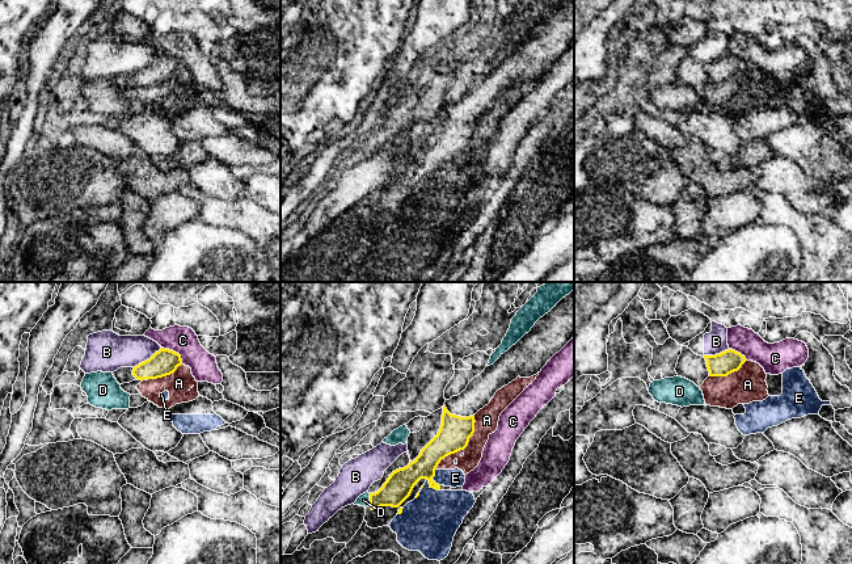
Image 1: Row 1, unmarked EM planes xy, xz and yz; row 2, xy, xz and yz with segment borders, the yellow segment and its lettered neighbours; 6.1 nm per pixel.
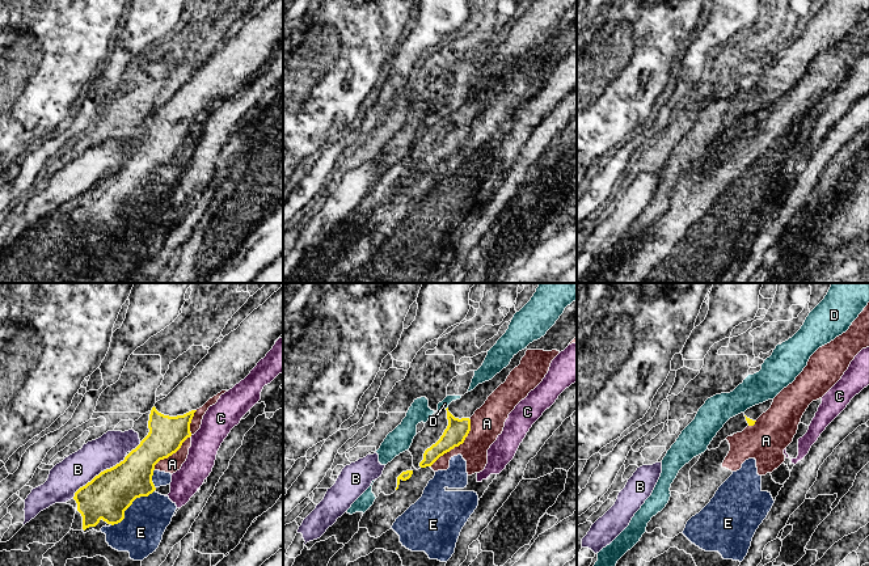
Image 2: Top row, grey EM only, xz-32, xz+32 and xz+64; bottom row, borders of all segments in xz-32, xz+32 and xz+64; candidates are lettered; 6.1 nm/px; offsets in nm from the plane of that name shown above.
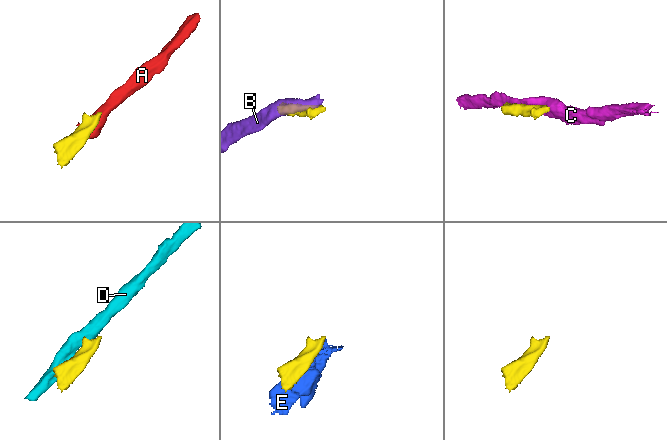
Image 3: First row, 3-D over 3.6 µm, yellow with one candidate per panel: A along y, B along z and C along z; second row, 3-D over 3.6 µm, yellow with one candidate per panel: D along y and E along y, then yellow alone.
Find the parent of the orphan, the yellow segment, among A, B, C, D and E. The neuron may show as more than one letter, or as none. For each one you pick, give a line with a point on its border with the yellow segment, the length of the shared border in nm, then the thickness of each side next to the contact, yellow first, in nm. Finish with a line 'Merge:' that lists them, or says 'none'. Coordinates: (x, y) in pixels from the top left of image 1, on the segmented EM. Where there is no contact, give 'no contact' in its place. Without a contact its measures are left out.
Merge: none

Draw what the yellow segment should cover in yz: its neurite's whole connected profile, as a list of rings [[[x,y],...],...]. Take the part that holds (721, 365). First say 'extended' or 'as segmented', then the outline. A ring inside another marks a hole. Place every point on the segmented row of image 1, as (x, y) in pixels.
extended | [[[682,346],[675,371],[700,387],[708,376],[727,376],[738,371],[746,362],[746,357],[729,349],[716,355],[697,355],[687,346]]]

